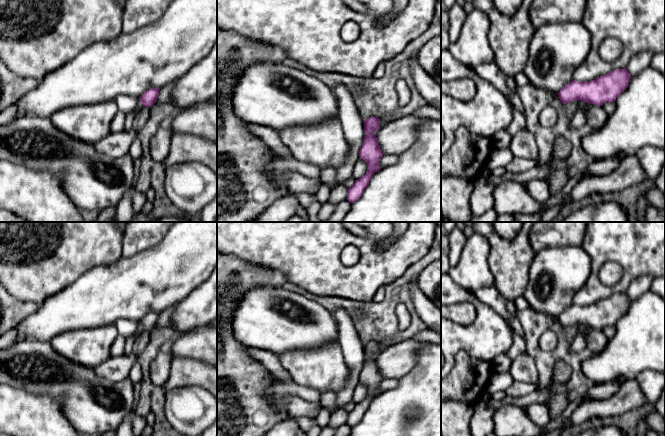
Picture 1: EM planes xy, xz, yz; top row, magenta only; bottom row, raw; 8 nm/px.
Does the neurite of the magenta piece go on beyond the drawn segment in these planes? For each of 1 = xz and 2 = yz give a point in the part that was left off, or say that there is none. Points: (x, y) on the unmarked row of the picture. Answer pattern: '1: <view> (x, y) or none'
1: none
2: none

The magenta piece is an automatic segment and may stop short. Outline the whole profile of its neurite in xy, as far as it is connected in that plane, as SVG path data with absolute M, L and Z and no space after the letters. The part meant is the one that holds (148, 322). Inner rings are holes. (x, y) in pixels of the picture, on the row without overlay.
M151 312L144 316L139 322L141 328L136 334L132 353L109 358L94 368L96 375L114 382L122 381L128 377L132 366L137 362L138 356L147 346L149 332L157 325L159 315L158 312Z

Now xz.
M371 340L364 343L364 364L359 374L359 382L362 382L367 387L367 396L361 402L355 404L355 407L348 412L347 424L350 427L357 425L363 418L365 412L368 410L372 399L379 395L379 385L383 380L377 365L377 357L372 358L372 355L380 353L380 343Z

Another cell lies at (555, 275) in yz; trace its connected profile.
M582 245L545 247L534 255L524 297L533 310L559 317L564 310L574 304L575 293L587 282L591 272L591 257Z

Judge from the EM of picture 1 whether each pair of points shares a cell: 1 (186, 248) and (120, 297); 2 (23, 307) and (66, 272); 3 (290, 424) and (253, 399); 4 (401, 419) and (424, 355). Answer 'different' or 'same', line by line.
1: same
2: different
3: different
4: same

